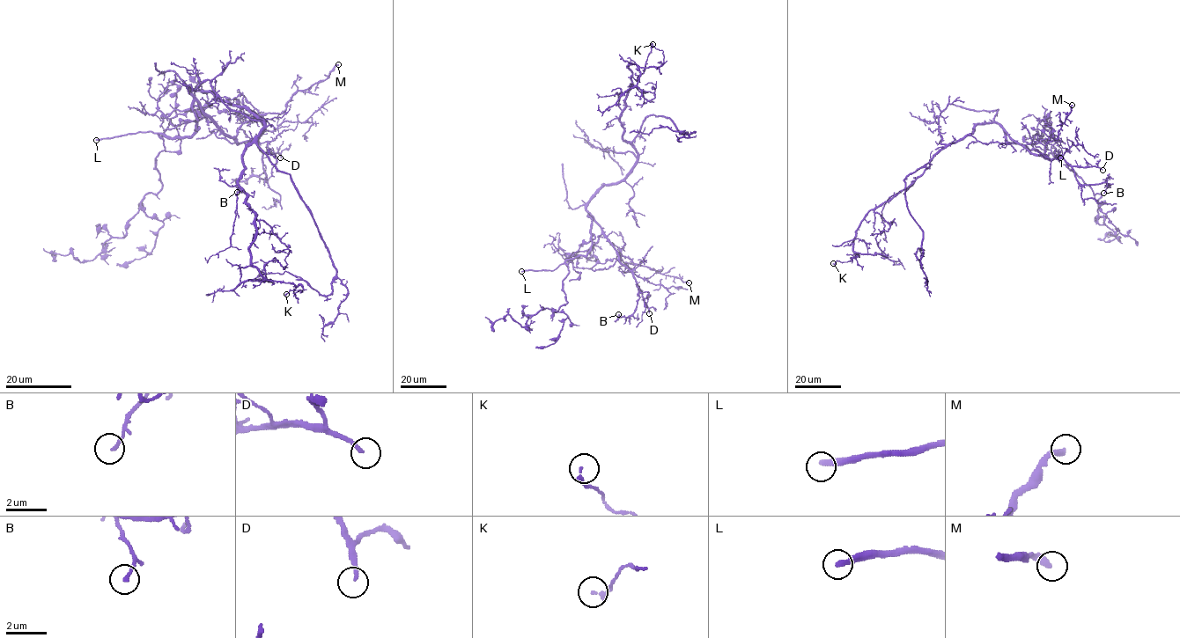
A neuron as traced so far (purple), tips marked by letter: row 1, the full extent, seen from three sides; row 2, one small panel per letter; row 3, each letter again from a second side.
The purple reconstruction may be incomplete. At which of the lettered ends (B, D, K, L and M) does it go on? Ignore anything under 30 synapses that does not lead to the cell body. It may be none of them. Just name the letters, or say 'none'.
D, L

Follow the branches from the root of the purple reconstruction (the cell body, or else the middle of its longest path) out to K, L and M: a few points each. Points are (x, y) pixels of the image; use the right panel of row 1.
K: (980, 123), (971, 134), (942, 148), (910, 185), (871, 209), (856, 231), (856, 257), (833, 263)
L: (980, 123), (997, 122), (1008, 143), (1022, 143), (1046, 156), (1059, 151), (1060, 157)
M: (980, 123), (997, 122), (1018, 143), (1035, 154), (1043, 155), (1045, 145), (1058, 137), (1058, 130), (1072, 105)

